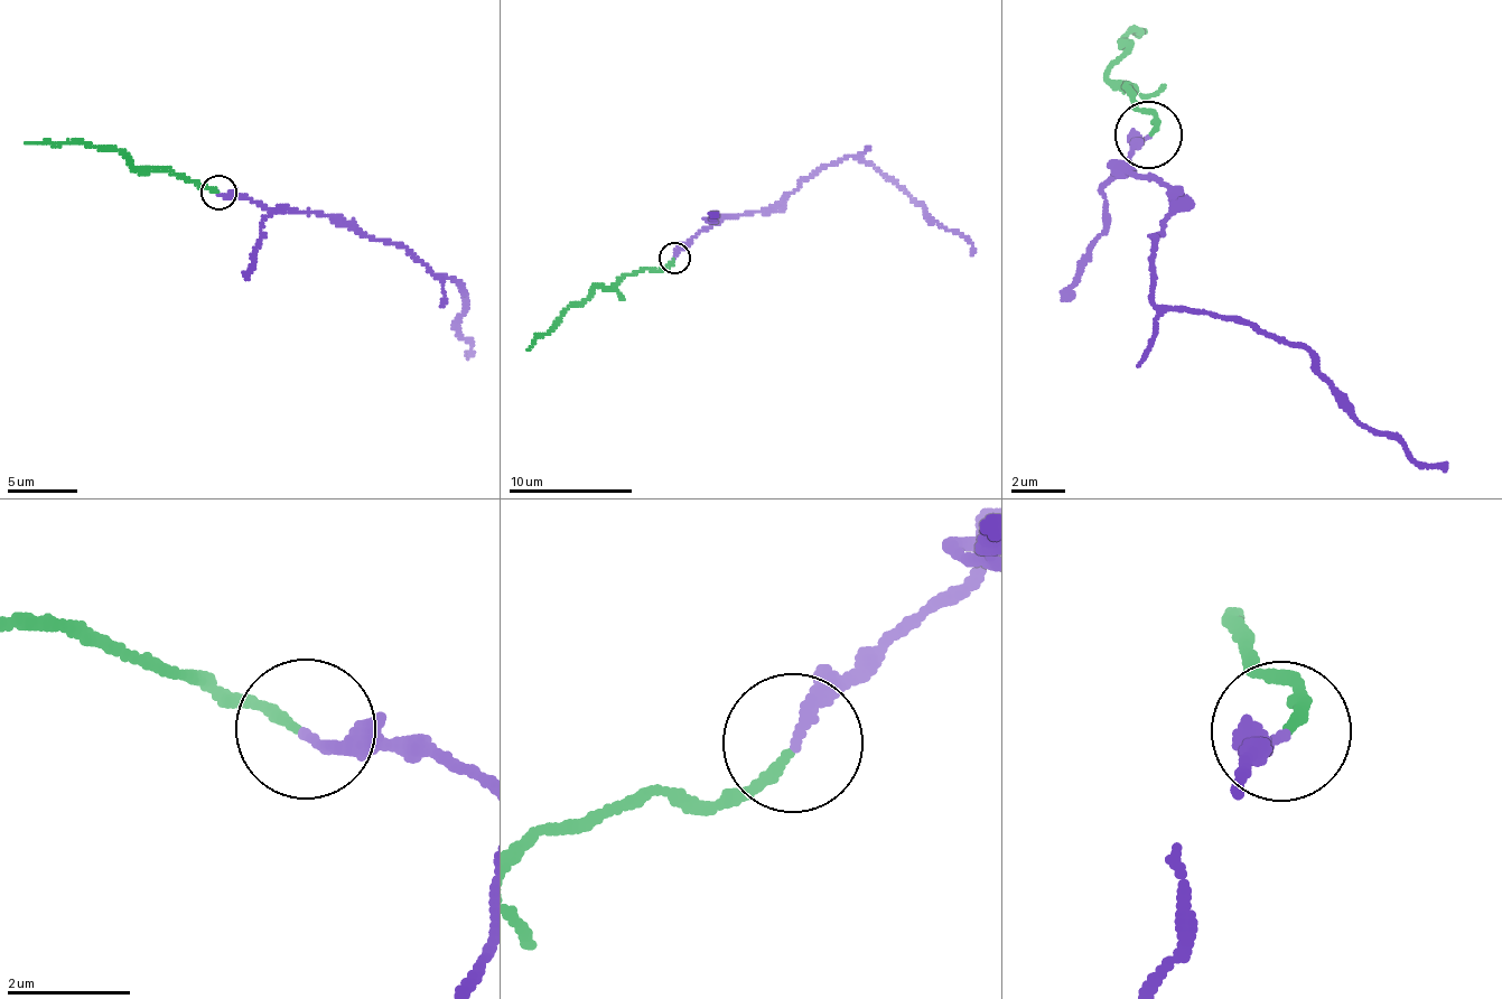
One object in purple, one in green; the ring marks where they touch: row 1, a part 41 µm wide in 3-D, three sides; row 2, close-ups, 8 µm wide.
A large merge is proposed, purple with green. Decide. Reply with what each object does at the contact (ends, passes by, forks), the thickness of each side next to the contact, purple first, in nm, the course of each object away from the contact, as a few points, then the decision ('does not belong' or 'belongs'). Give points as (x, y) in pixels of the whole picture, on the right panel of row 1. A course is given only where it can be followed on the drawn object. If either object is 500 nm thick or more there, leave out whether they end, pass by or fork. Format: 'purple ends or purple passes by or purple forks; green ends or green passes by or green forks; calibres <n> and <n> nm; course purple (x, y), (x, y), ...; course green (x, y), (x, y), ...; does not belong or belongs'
purple ends; green ends; calibres 180 and 140 nm; course purple (1148, 132), (1123, 169), (1176, 185), (1151, 255), (1162, 304), (1250, 318), (1344, 412), (1449, 460); course green (1148, 132), (1155, 119), (1132, 111), (1127, 83), (1112, 68), (1128, 47), (1119, 47), (1130, 33), (1141, 30); belongs

